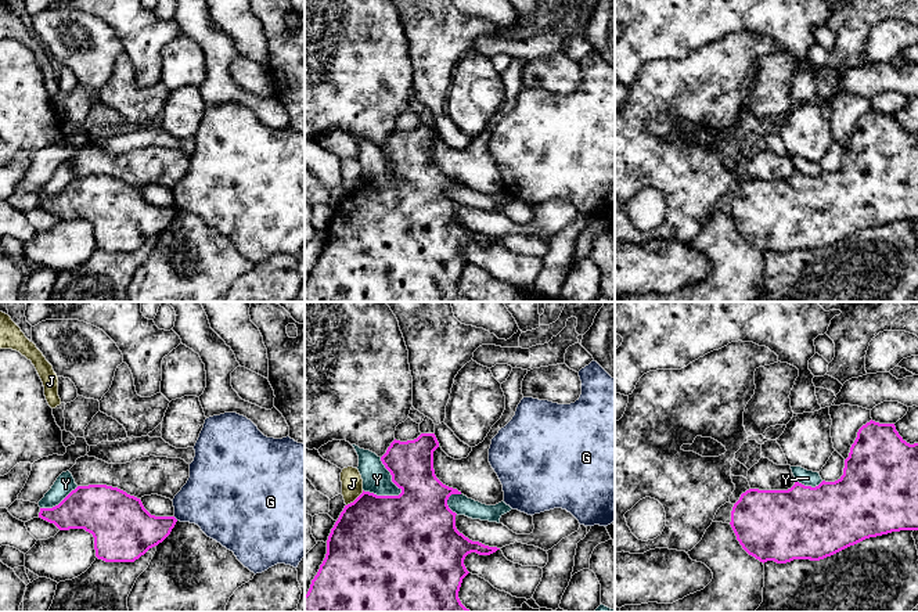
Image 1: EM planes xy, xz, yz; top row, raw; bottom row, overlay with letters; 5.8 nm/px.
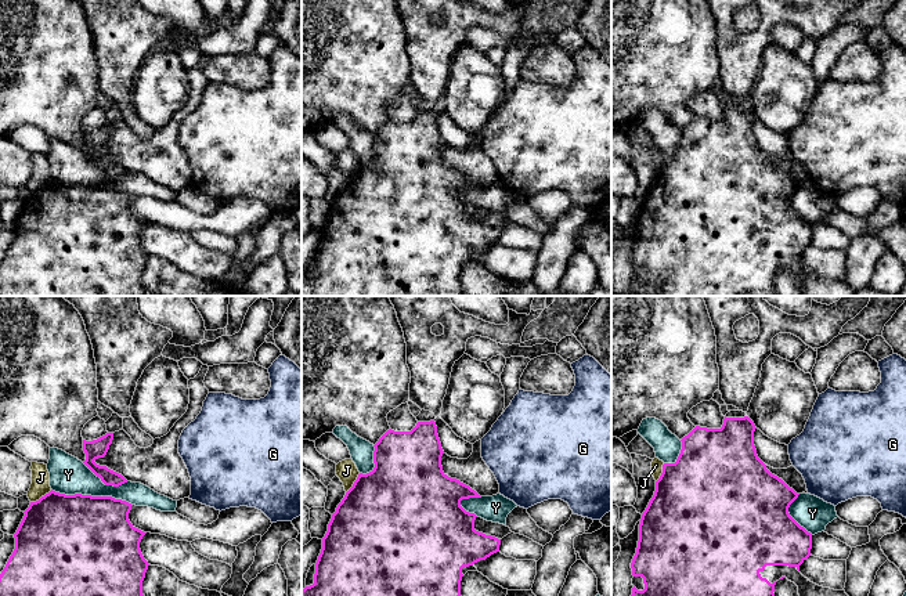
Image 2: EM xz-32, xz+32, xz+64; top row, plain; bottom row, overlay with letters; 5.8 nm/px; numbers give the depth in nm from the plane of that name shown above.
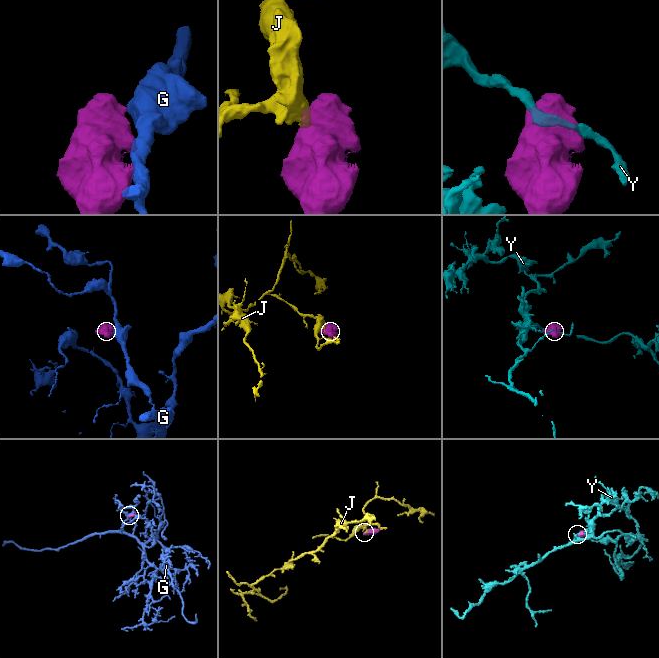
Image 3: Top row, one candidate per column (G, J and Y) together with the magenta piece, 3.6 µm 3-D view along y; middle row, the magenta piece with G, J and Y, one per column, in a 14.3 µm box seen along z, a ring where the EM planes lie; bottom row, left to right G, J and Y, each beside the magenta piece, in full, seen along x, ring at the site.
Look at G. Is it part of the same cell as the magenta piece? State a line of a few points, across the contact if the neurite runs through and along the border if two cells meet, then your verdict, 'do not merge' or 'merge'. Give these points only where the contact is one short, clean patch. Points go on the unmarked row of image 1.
line xy (173, 206), (177, 209); do not merge

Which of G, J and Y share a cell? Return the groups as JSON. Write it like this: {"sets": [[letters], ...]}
{"sets": [["G"], ["J"], ["Y"]]}

